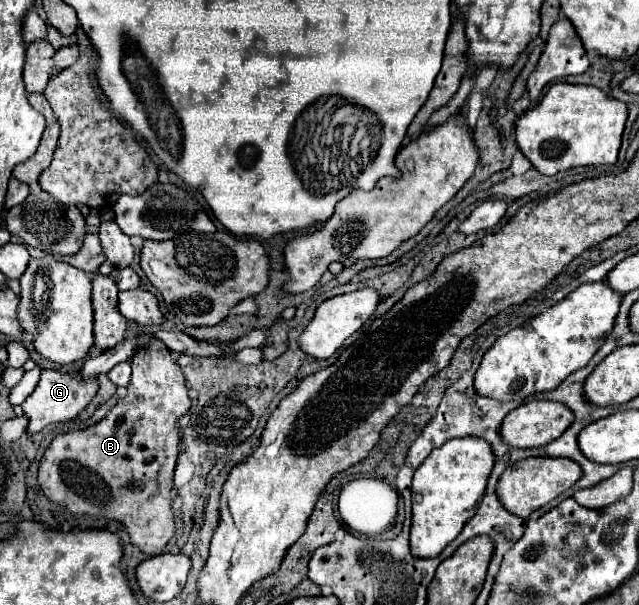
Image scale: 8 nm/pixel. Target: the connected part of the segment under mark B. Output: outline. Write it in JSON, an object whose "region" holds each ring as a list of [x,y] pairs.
{"region":[[[153,340],[145,350],[139,350],[131,358],[133,374],[127,386],[127,394],[107,412],[107,416],[85,430],[67,432],[55,436],[39,462],[39,486],[45,496],[73,514],[91,514],[119,520],[127,526],[131,544],[145,554],[161,554],[167,542],[175,536],[175,512],[173,512],[173,470],[179,454],[179,420],[189,412],[191,400],[187,396],[185,378],[177,362],[173,362],[169,348]]]}

